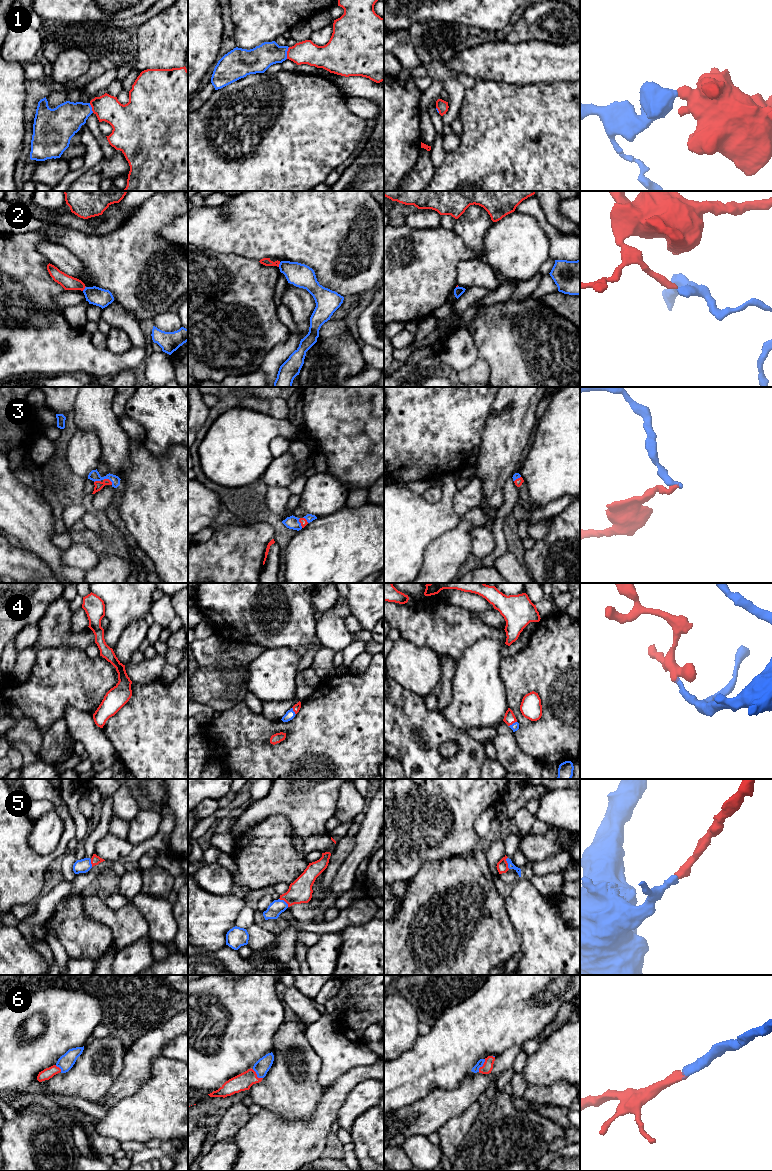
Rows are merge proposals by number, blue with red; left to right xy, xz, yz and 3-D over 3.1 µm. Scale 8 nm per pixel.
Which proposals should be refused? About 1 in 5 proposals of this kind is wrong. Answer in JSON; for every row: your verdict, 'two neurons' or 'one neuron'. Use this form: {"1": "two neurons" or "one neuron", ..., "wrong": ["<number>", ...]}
{"1": "one neuron", "2": "two neurons", "3": "one neuron", "4": "one neuron", "5": "one neuron", "6": "one neuron", "wrong": ["2"]}

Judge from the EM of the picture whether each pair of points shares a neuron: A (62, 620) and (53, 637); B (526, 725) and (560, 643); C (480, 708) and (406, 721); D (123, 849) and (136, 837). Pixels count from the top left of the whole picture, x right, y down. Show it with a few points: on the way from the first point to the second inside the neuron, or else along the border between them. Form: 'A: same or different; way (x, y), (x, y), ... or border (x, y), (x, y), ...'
A: same; way (58, 624), (53, 633)
B: same; way (550, 714), (560, 701), (560, 667)
C: different; border (438, 709), (448, 721), (461, 730)
D: different; border (125, 839), (133, 846)

